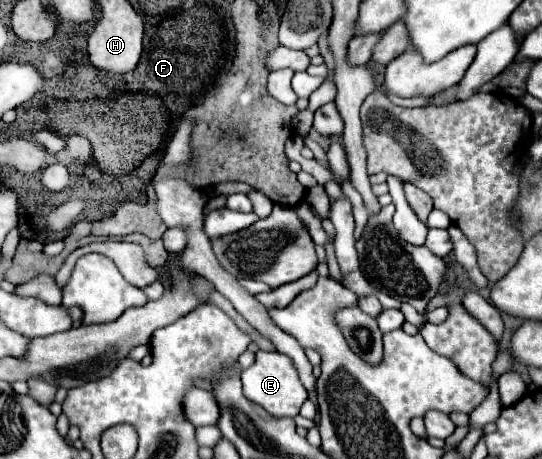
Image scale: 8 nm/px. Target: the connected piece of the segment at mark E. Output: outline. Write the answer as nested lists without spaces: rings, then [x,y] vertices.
[[[259,350],[255,364],[251,368],[243,370],[241,380],[243,380],[245,396],[251,402],[263,406],[275,418],[295,418],[299,414],[301,404],[307,400],[307,392],[305,392],[303,384],[299,382],[293,362],[279,352],[261,352]]]

